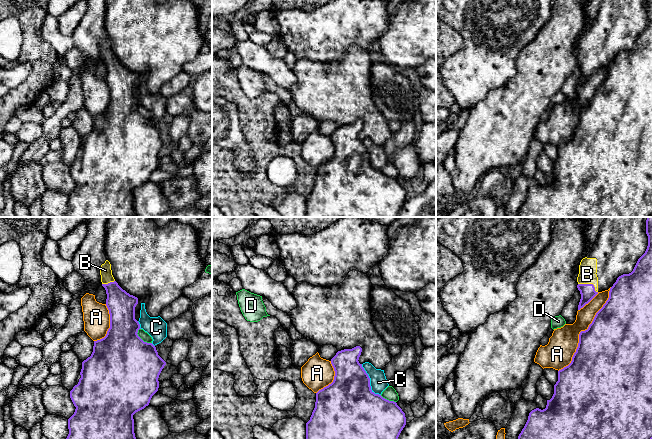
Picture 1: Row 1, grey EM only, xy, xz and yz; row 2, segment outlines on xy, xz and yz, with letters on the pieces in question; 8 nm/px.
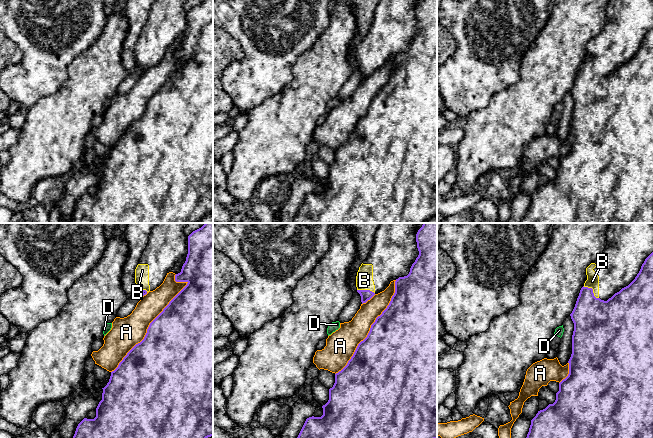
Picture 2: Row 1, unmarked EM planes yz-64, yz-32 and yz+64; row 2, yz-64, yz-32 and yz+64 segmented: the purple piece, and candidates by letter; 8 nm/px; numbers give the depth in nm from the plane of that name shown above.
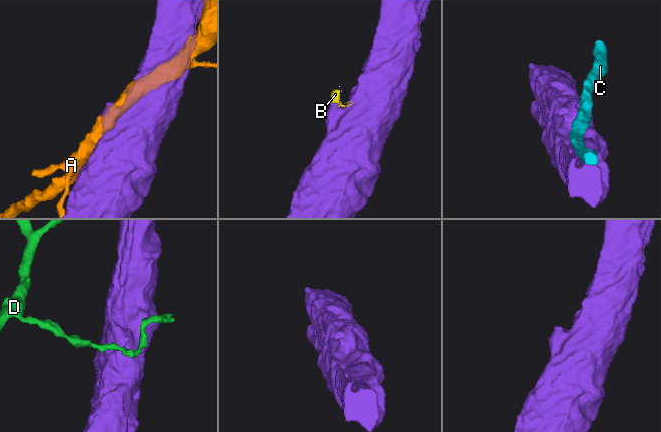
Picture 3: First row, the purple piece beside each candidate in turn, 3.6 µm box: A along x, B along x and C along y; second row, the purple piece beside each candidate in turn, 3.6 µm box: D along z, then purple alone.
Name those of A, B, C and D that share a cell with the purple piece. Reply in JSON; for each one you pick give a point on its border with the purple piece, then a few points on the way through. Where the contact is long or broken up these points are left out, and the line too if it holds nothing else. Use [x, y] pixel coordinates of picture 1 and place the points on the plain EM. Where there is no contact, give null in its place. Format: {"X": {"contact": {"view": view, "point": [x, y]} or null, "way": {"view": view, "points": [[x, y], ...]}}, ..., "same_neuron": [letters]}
{"B": {"contact": {"view": "yz", "point": [589, 60]}}, "same_neuron": ["B"]}

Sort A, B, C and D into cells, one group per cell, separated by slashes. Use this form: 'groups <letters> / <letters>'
groups A / B / C / D

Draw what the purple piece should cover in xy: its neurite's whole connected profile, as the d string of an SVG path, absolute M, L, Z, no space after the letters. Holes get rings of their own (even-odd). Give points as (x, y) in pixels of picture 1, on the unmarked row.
M108 36L100 43L102 62L106 66L106 82L110 90L110 104L104 114L94 117L93 128L82 138L81 154L70 167L70 174L76 183L68 195L69 210L65 217L137 217L134 209L133 191L149 181L159 164L159 151L166 138L158 131L152 119L144 118L138 112L139 98L135 95L138 74L123 66L115 57Z

